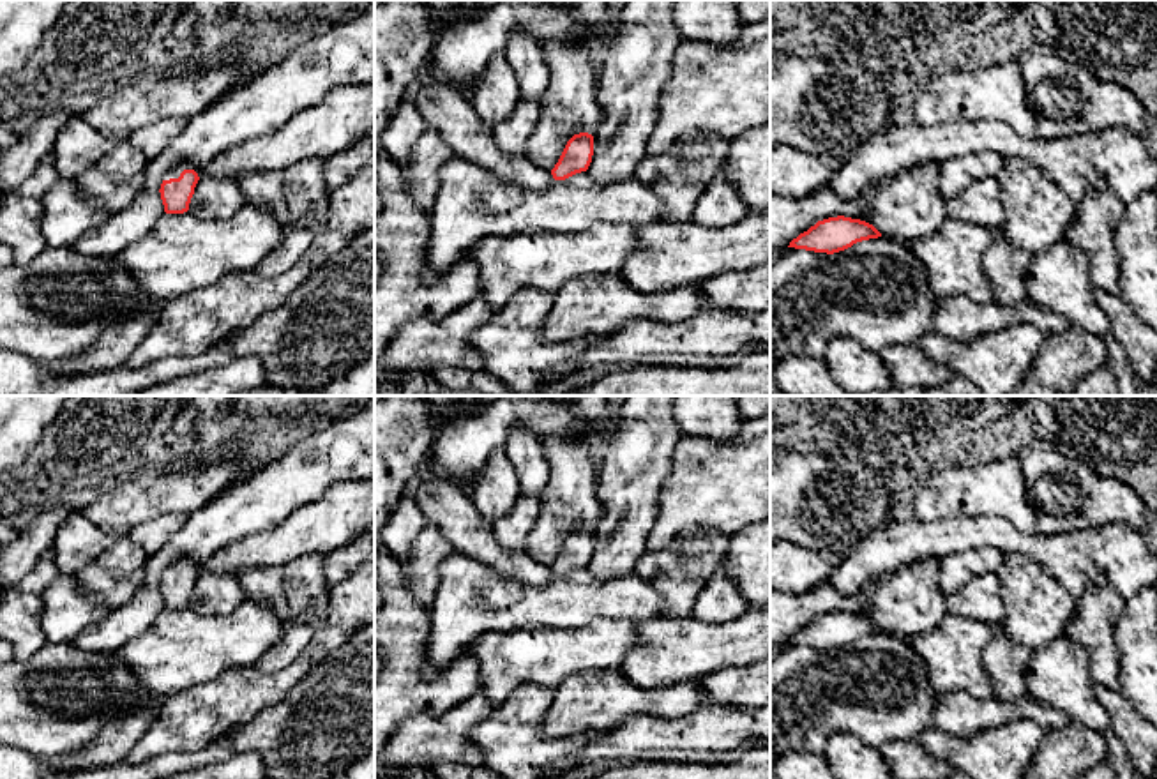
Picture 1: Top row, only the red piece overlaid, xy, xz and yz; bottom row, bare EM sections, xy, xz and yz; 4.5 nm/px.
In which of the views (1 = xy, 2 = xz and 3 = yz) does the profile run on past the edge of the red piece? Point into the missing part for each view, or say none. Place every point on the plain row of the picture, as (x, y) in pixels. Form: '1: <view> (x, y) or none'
1: xy (175, 569)
2: none
3: none

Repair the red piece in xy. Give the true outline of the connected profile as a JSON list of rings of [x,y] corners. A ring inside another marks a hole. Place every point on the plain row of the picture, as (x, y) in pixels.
[[[175,565],[164,571],[161,595],[166,609],[184,609],[189,606],[191,594],[200,572],[194,565]]]

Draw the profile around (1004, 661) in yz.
[[[1002,627],[986,645],[982,662],[1002,701],[1019,701],[1030,696],[1023,682],[1023,669],[1030,655],[1032,650],[1010,641]]]

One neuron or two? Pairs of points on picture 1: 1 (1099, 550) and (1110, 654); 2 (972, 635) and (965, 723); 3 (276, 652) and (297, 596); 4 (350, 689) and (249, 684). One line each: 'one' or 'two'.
1: two
2: two
3: one
4: two

